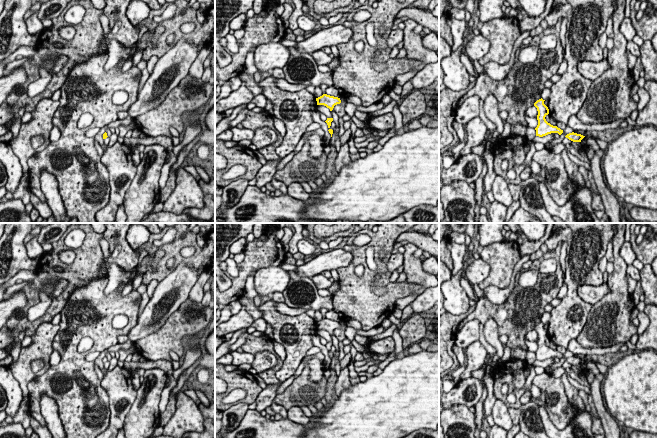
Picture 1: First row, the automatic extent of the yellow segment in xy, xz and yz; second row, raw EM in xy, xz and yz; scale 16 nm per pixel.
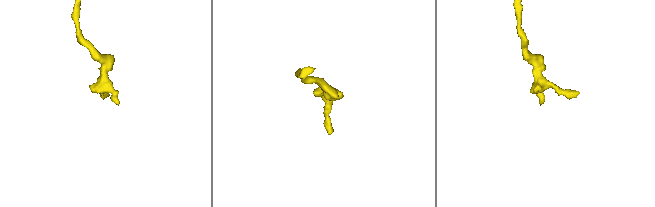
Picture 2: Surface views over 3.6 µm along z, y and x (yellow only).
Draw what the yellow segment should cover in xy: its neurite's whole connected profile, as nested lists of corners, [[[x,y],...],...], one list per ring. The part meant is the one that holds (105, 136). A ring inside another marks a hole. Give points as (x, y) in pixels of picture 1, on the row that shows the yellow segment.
[[[127,116],[126,118],[122,119],[122,120],[116,120],[113,122],[110,122],[109,124],[105,125],[104,127],[100,128],[99,132],[95,135],[94,139],[100,144],[101,148],[103,149],[103,152],[105,152],[107,150],[107,146],[104,143],[104,139],[106,139],[107,133],[106,130],[108,128],[117,128],[120,125],[124,125],[127,126],[129,125],[131,122],[133,122],[133,118],[131,116]]]

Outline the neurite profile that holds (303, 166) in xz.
[[[306,141],[293,159],[283,169],[276,171],[273,179],[282,181],[288,186],[296,182],[296,177],[305,182],[315,181],[320,178],[325,173],[328,157],[323,151],[321,157],[312,158],[309,156],[309,149],[310,144]]]

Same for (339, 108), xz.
[[[341,97],[340,100],[341,103],[334,106],[334,111],[336,112],[339,118],[342,118],[346,114],[345,105],[347,102],[344,97]]]

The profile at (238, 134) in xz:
[[[233,127],[229,129],[232,133],[232,141],[239,142],[241,140],[250,140],[252,142],[255,132],[251,129],[238,129],[237,127]]]

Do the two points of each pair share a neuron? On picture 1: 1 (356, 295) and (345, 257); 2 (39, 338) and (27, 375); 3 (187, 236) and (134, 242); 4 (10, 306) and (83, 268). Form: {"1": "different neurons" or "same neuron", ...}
{"1": "different neurons", "2": "same neuron", "3": "different neurons", "4": "different neurons"}

